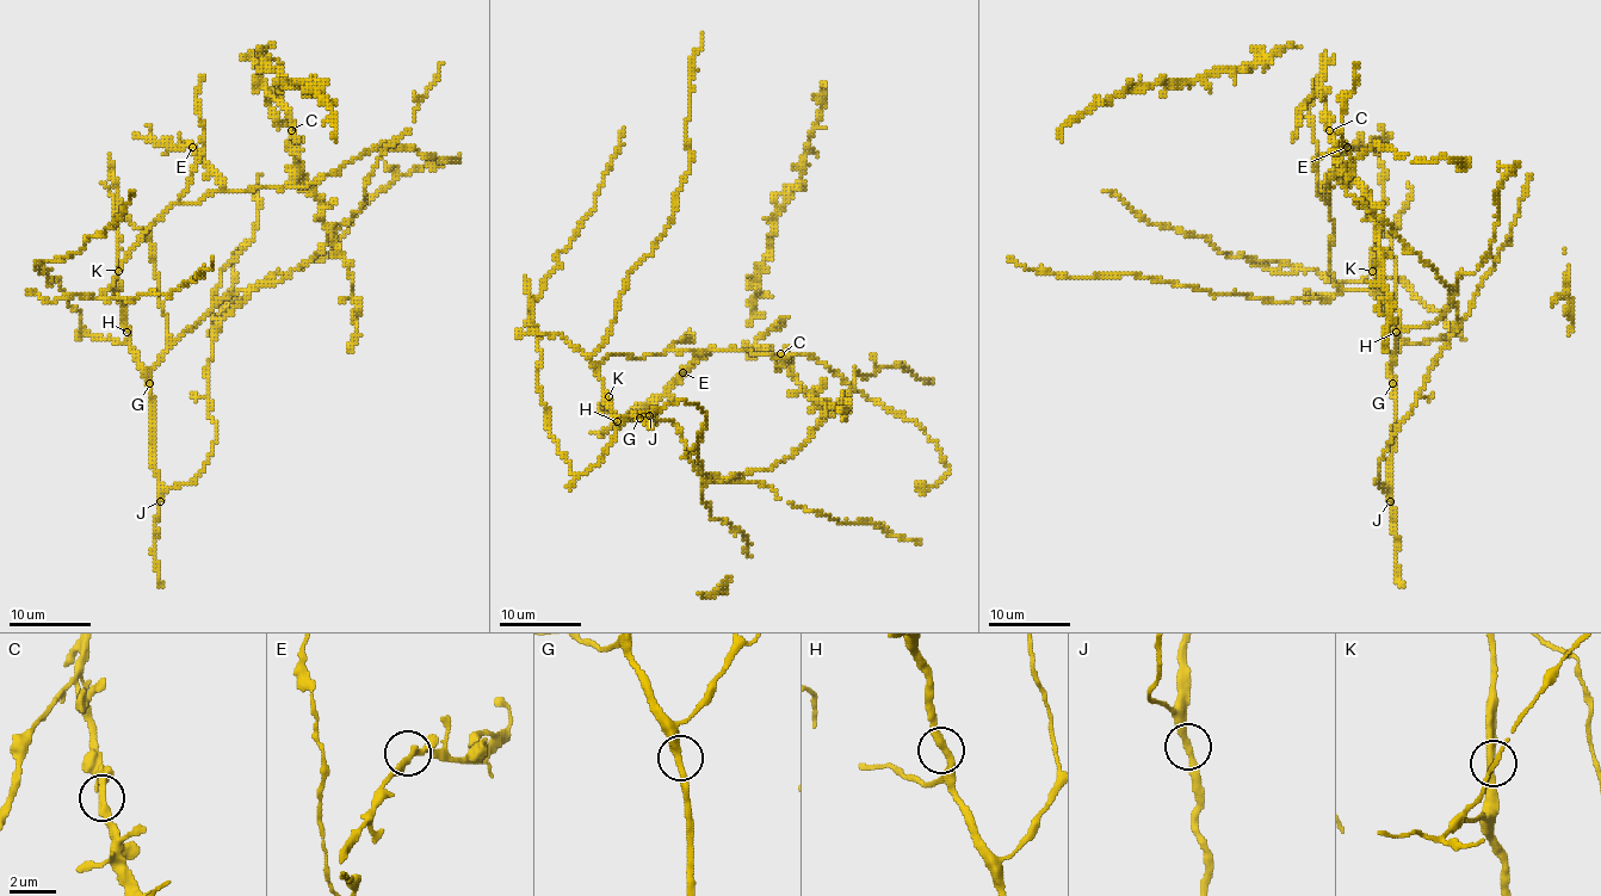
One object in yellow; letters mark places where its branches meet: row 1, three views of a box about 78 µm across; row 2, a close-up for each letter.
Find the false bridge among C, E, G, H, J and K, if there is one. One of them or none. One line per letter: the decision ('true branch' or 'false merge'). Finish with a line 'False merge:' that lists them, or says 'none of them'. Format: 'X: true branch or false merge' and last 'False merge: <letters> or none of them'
C: true branch
E: true branch
G: true branch
H: true branch
J: true branch
K: true branch
False merge: none of them

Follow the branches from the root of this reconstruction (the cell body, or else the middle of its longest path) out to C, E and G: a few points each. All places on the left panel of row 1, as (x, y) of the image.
C: (129, 331), (123, 303), (109, 286), (137, 240), (174, 204), (195, 204), (215, 192), (294, 186), (291, 130)
E: (129, 331), (123, 303), (109, 291), (127, 254), (174, 204), (223, 192), (223, 180), (192, 147)
G: (129, 331), (131, 351), (149, 383)

